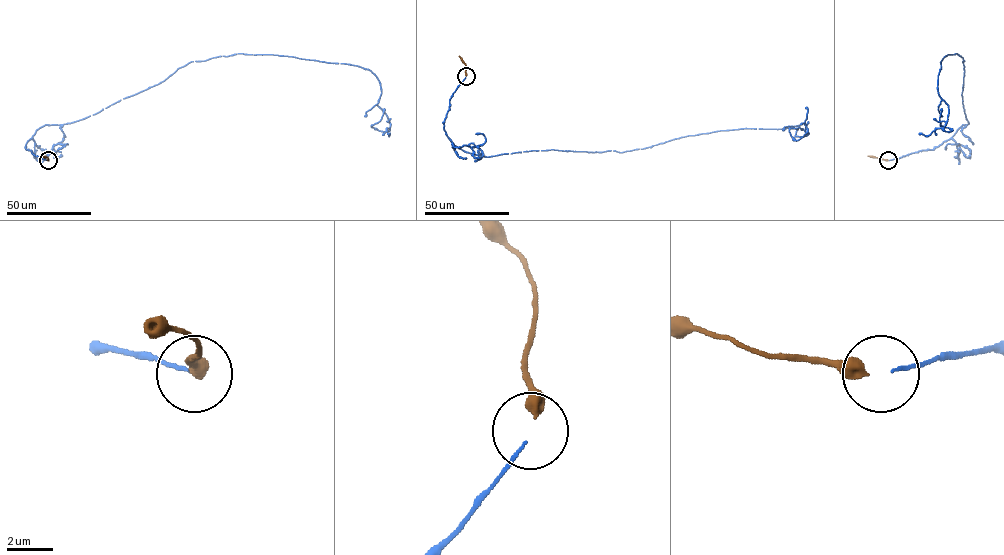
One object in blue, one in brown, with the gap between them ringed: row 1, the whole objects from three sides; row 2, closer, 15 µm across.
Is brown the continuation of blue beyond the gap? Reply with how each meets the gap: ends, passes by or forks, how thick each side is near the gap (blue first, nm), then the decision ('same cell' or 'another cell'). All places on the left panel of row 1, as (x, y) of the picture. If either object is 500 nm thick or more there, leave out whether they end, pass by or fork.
calibres 140 and 500 nm; same cell

